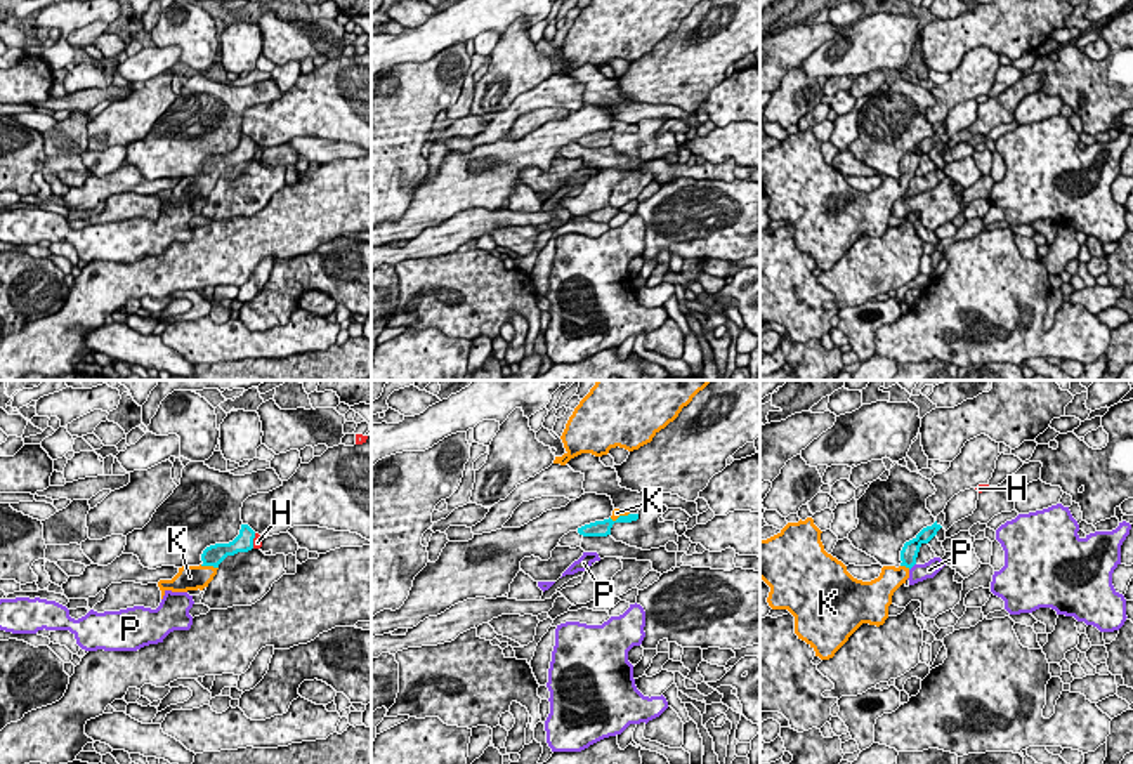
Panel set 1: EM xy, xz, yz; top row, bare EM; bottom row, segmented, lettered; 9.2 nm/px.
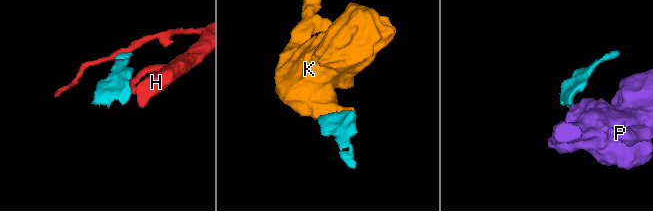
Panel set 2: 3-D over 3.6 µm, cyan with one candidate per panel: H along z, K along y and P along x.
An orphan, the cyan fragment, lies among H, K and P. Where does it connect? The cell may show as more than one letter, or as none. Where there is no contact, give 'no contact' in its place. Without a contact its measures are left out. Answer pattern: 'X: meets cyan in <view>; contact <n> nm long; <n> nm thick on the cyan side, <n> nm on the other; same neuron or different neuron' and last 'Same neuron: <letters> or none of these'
H: meets cyan in xy; contact 150 nm long; 180 nm thick on the cyan side, 100 nm on the other; different neuron
K: meets cyan in xy; contact 180 nm long; 190 nm thick on the cyan side, 220 nm on the other; same neuron
P: meets cyan in yz; contact 100 nm long; 160 nm thick on the cyan side, 160 nm on the other; different neuron
Same neuron: K

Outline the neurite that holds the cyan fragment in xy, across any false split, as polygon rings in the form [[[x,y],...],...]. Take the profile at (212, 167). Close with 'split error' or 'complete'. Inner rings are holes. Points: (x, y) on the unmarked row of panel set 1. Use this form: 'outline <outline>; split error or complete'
outline [[[241,135],[239,146],[229,155],[215,155],[203,161],[200,177],[182,177],[172,191],[160,191],[161,210],[167,201],[187,203],[203,201],[217,186],[219,175],[238,163],[253,160],[255,142],[248,135]]]; split error

